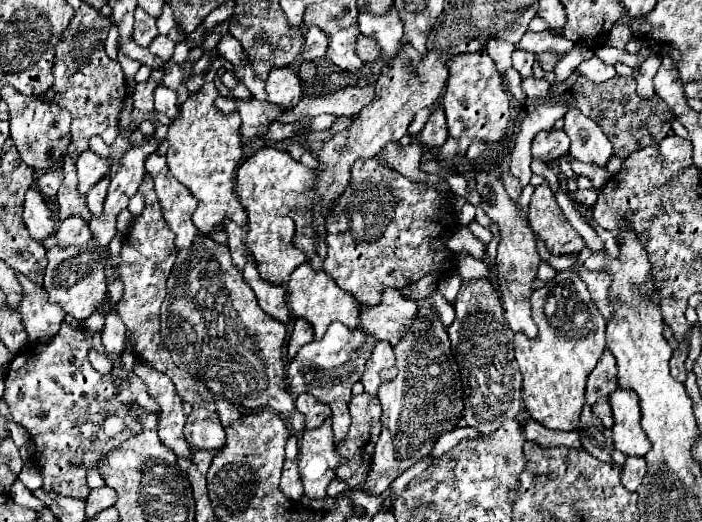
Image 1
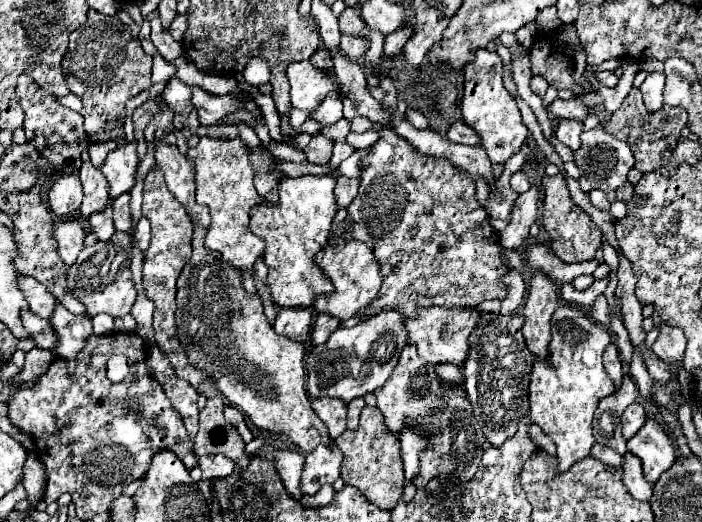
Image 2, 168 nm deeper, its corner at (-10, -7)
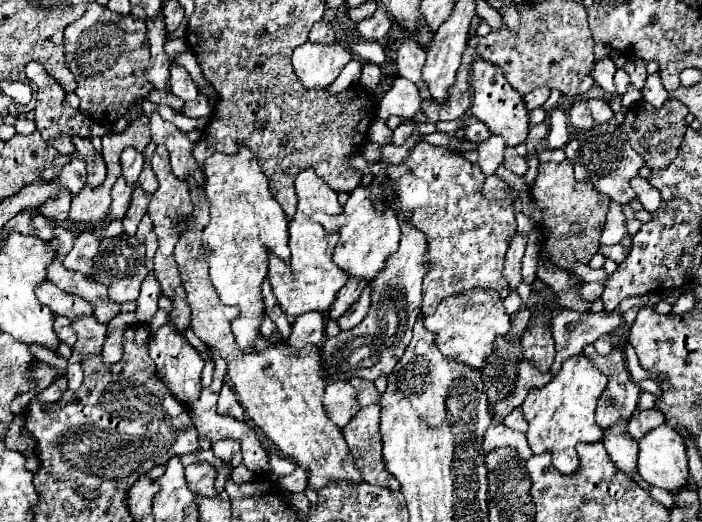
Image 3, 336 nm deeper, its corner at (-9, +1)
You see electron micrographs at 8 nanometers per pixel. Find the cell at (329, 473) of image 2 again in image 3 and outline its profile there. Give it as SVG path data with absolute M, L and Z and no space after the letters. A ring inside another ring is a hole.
M296 466L296 470L286 476L286 478L274 478L278 484L282 484L284 490L288 490L290 494L296 494L296 492L304 492L306 486L308 486L308 470L302 468L302 466Z

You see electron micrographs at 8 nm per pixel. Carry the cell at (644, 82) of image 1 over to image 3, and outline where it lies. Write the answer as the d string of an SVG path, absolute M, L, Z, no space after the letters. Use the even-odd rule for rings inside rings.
M648 74L644 90L642 90L642 100L650 102L654 108L660 108L666 98L668 98L668 92L666 92L666 88L662 84L660 74Z

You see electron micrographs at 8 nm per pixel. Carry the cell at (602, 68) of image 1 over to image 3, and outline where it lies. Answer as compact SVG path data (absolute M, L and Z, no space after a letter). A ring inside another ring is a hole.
M610 56L594 62L594 68L592 68L592 76L594 76L594 82L598 86L602 86L606 92L610 94L616 94L616 86L614 86L614 72L616 72L616 66L612 62Z

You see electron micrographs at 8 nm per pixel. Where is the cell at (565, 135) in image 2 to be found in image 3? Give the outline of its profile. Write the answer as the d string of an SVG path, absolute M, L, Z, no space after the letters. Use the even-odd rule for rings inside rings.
M586 100L574 102L574 106L570 108L568 118L570 118L570 124L572 124L574 128L578 128L578 130L588 130L588 128L594 126L594 120L592 120L588 108L586 108Z

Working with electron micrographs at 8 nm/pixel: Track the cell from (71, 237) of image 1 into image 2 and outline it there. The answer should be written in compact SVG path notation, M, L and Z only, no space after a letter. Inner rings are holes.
M107 206L103 212L91 214L89 216L91 228L97 234L99 240L109 240L115 234L115 226L113 226L113 214L111 214L111 206Z

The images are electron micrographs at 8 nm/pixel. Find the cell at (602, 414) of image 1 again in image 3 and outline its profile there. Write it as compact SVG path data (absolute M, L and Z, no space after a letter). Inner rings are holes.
M656 408L640 410L640 412L636 412L636 414L630 418L630 422L628 422L628 434L630 434L632 438L640 440L646 430L660 426L664 420L666 420L664 414L662 414L660 410L656 410Z

